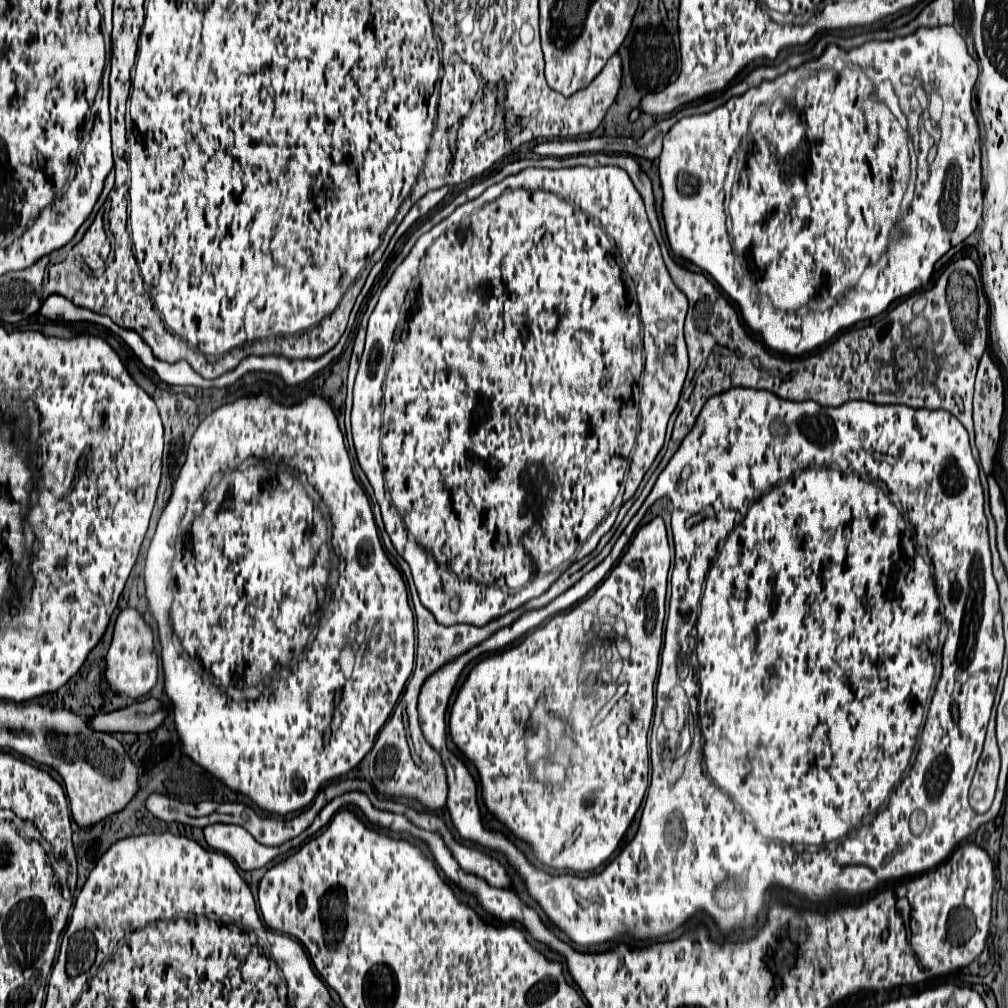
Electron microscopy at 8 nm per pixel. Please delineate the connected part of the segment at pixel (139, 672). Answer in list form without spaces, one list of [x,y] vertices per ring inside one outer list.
[[[122,609],[114,627],[114,639],[106,655],[104,679],[112,693],[126,695],[128,699],[138,699],[146,695],[158,677],[158,657],[152,645],[152,631],[144,623],[142,615],[136,609]]]

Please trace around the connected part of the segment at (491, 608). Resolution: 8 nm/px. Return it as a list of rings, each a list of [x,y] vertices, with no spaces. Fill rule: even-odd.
[[[620,167],[524,169],[488,187],[478,199],[460,205],[450,217],[419,237],[381,290],[370,315],[366,349],[353,387],[351,427],[356,455],[382,509],[384,527],[396,551],[412,569],[422,605],[440,625],[486,625],[490,619],[542,595],[558,579],[558,567],[570,557],[576,555],[582,559],[596,549],[600,537],[614,525],[622,503],[634,495],[626,493],[626,473],[640,485],[644,473],[664,445],[666,425],[676,409],[689,366],[682,333],[686,311],[686,295],[676,289],[664,267],[642,197],[634,189],[628,173]],[[392,361],[394,369],[402,369],[402,377],[418,377],[418,391],[398,391],[388,383]],[[382,383],[388,383],[388,401],[384,399]],[[616,497],[618,509],[614,507]],[[452,601],[458,601],[456,609],[452,609]]]

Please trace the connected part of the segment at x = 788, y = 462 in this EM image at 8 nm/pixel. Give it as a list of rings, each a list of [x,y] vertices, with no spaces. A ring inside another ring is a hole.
[[[738,387],[738,389],[728,389],[726,393],[718,393],[718,397],[710,397],[710,401],[706,401],[706,405],[702,407],[702,413],[698,415],[698,419],[696,419],[696,423],[694,423],[694,429],[690,429],[690,433],[682,439],[682,443],[680,443],[680,447],[678,447],[678,451],[674,453],[674,457],[670,459],[670,463],[666,465],[666,469],[660,473],[660,477],[657,478],[655,485],[652,488],[652,491],[644,501],[642,507],[638,510],[636,515],[631,519],[628,523],[626,529],[624,529],[622,535],[620,535],[620,539],[618,539],[612,550],[610,555],[600,563],[600,565],[596,565],[590,573],[586,573],[576,585],[572,585],[568,591],[564,591],[562,595],[558,595],[552,603],[548,603],[548,605],[544,605],[544,607],[540,607],[540,609],[532,609],[532,611],[526,611],[526,613],[522,613],[512,625],[508,625],[508,627],[502,627],[498,633],[494,633],[494,635],[490,635],[486,641],[482,641],[478,647],[474,647],[474,649],[468,649],[466,653],[462,653],[462,657],[456,657],[450,665],[444,665],[442,669],[438,669],[438,673],[434,673],[434,675],[430,675],[428,679],[426,679],[426,685],[422,685],[422,689],[420,689],[420,695],[418,695],[418,717],[420,717],[420,727],[422,727],[422,733],[424,733],[424,737],[426,737],[426,741],[430,743],[430,747],[432,749],[438,749],[438,755],[442,757],[442,763],[444,763],[444,769],[446,769],[446,783],[448,783],[448,799],[446,799],[446,809],[448,809],[448,813],[450,813],[450,819],[452,819],[452,825],[454,825],[454,829],[456,829],[456,833],[460,835],[460,839],[462,841],[470,841],[470,843],[474,843],[474,845],[478,845],[478,847],[486,847],[486,849],[490,849],[490,851],[498,851],[498,853],[502,853],[504,857],[506,857],[506,861],[508,861],[508,865],[510,865],[510,869],[522,879],[522,883],[524,883],[524,887],[528,889],[528,895],[536,901],[536,905],[544,911],[544,915],[548,917],[548,921],[556,927],[556,929],[560,929],[562,933],[566,933],[566,937],[568,937],[568,941],[570,943],[574,943],[574,945],[578,945],[578,947],[584,947],[584,949],[588,949],[588,947],[592,947],[592,945],[602,945],[602,943],[610,943],[610,941],[620,941],[620,937],[622,937],[622,931],[626,931],[626,935],[630,937],[630,939],[634,939],[634,941],[658,941],[658,939],[662,939],[662,937],[666,937],[666,935],[670,935],[670,933],[674,933],[678,927],[682,927],[686,921],[690,921],[692,917],[698,917],[698,915],[708,915],[714,923],[716,923],[716,927],[720,929],[724,937],[729,937],[731,933],[738,931],[740,929],[745,928],[755,928],[758,922],[761,921],[762,917],[765,915],[766,907],[767,907],[767,895],[770,891],[774,891],[774,889],[788,889],[788,891],[792,891],[792,893],[796,893],[798,897],[802,897],[802,899],[806,899],[806,901],[810,901],[810,903],[828,903],[828,901],[832,901],[832,899],[858,899],[858,897],[862,897],[862,895],[872,895],[876,889],[880,889],[880,887],[884,887],[884,885],[888,885],[888,883],[898,883],[898,881],[904,881],[904,879],[912,879],[912,877],[918,877],[918,875],[922,875],[922,873],[928,873],[930,869],[936,869],[938,865],[942,865],[952,853],[954,853],[954,849],[958,849],[964,841],[968,841],[968,837],[972,837],[984,823],[988,823],[988,821],[992,821],[996,815],[998,815],[998,811],[1000,811],[1000,805],[1002,803],[994,803],[992,805],[992,809],[988,811],[988,813],[984,813],[984,815],[978,815],[978,813],[974,813],[972,811],[972,807],[968,805],[968,787],[970,787],[970,781],[972,781],[972,775],[974,775],[974,769],[976,769],[976,763],[978,763],[979,757],[981,756],[983,750],[983,743],[985,741],[986,735],[986,725],[988,725],[988,719],[990,719],[990,711],[992,711],[992,703],[994,703],[994,693],[996,693],[996,685],[998,685],[998,677],[1000,677],[1001,670],[1002,670],[1002,662],[1004,657],[1004,632],[1003,632],[1003,617],[1002,613],[1000,613],[1000,605],[999,605],[999,590],[996,587],[996,580],[993,575],[992,570],[992,555],[990,549],[988,549],[988,531],[986,531],[986,517],[984,517],[984,493],[982,493],[982,485],[980,485],[980,479],[978,479],[978,465],[976,465],[976,461],[974,461],[974,457],[972,457],[972,453],[970,453],[970,443],[968,443],[968,431],[964,429],[964,425],[952,415],[952,413],[948,413],[948,411],[930,411],[930,409],[912,409],[912,407],[906,407],[906,405],[874,405],[874,403],[866,403],[866,401],[848,401],[846,405],[840,405],[840,407],[830,407],[830,409],[826,409],[826,407],[822,407],[822,405],[818,405],[816,401],[802,401],[802,403],[796,403],[796,401],[786,401],[786,399],[778,399],[778,395],[774,395],[774,393],[768,393],[768,391],[762,391],[762,389],[742,389],[742,387]],[[886,493],[894,499],[894,501],[898,501],[899,505],[901,505],[902,509],[907,512],[908,514],[908,521],[913,529],[908,529],[908,525],[906,525],[906,519],[902,517],[902,513],[898,511],[898,507],[892,503],[892,499],[890,497],[886,497]],[[662,497],[667,497],[668,499],[672,499],[672,531],[674,531],[674,549],[676,549],[676,563],[674,563],[674,575],[672,575],[672,599],[670,599],[670,615],[669,611],[666,609],[666,618],[664,623],[664,635],[666,635],[666,641],[664,641],[664,653],[662,653],[661,665],[658,669],[658,677],[656,678],[655,685],[654,685],[654,698],[655,698],[655,706],[654,706],[654,715],[652,716],[652,723],[650,726],[649,736],[648,736],[648,747],[650,739],[653,737],[654,732],[657,727],[662,724],[662,716],[663,711],[666,705],[666,701],[669,698],[670,692],[674,687],[674,684],[681,682],[679,671],[680,669],[689,669],[690,671],[694,671],[694,667],[688,663],[688,657],[690,657],[690,653],[692,651],[696,651],[696,655],[698,655],[698,681],[700,681],[700,693],[698,693],[698,700],[696,696],[691,696],[691,709],[696,710],[698,709],[698,721],[700,721],[700,735],[702,738],[697,738],[695,736],[692,737],[692,744],[687,752],[686,755],[686,769],[684,769],[684,773],[682,773],[682,777],[680,779],[676,779],[674,781],[674,785],[672,785],[672,781],[668,781],[668,777],[662,777],[662,767],[660,767],[660,763],[656,763],[654,765],[654,777],[652,777],[651,782],[651,760],[649,765],[649,777],[648,783],[650,785],[650,789],[648,790],[648,795],[646,795],[646,803],[644,803],[644,813],[642,813],[642,819],[640,819],[640,827],[638,827],[638,833],[636,833],[636,837],[622,849],[622,853],[614,859],[614,861],[610,861],[600,873],[594,873],[594,875],[590,875],[590,877],[576,877],[576,875],[550,875],[550,873],[546,873],[546,871],[542,871],[542,869],[536,869],[536,867],[532,867],[528,861],[526,861],[526,857],[520,853],[520,849],[516,849],[516,845],[512,845],[508,839],[506,839],[506,835],[502,835],[502,833],[494,833],[494,831],[488,831],[484,825],[482,825],[482,819],[480,819],[480,809],[478,809],[478,801],[476,801],[476,781],[474,781],[474,777],[470,775],[470,771],[466,769],[466,765],[464,765],[464,761],[456,755],[456,753],[452,753],[446,745],[448,745],[448,731],[446,731],[446,719],[444,719],[444,713],[446,713],[446,707],[448,707],[448,697],[450,697],[450,693],[452,693],[452,689],[454,689],[454,685],[456,685],[456,681],[458,681],[458,677],[460,677],[460,673],[462,673],[462,669],[474,659],[474,657],[478,657],[478,655],[482,655],[482,653],[486,653],[486,651],[498,651],[498,649],[504,649],[508,643],[512,643],[512,641],[516,641],[516,639],[520,639],[524,633],[528,633],[530,629],[534,629],[534,627],[538,627],[542,621],[546,621],[548,617],[552,617],[552,615],[556,615],[556,613],[560,613],[560,611],[566,611],[566,609],[570,609],[572,605],[576,605],[578,601],[582,601],[596,585],[599,585],[600,582],[604,580],[610,570],[613,568],[615,563],[618,561],[618,558],[624,552],[624,548],[628,545],[631,541],[633,533],[636,532],[636,529],[639,527],[639,524],[644,517],[646,511],[654,504],[656,499],[660,499]],[[914,527],[916,527],[916,531],[918,533],[922,533],[924,535],[924,545],[928,547],[928,553],[930,553],[930,559],[932,561],[927,561],[922,559],[920,555],[918,555],[918,551],[916,551],[916,537],[914,537]],[[930,533],[944,533],[944,541],[940,541],[940,547],[936,545],[936,541],[930,541]],[[726,537],[726,541],[724,541],[724,545],[722,545],[722,549],[718,551],[718,557],[716,557],[716,561],[714,561],[714,565],[710,567],[710,561],[712,561],[712,557],[716,555],[716,545],[718,545],[718,541],[720,539],[724,539]],[[692,629],[698,629],[698,645],[696,645],[696,639],[692,637]],[[942,650],[942,673],[940,673],[940,677],[942,680],[937,681],[932,701],[927,713],[926,717],[926,705],[928,705],[928,697],[930,697],[930,689],[932,689],[932,669],[936,669],[936,654],[940,655]],[[918,737],[920,737],[920,747],[916,757],[916,763],[914,763],[914,767],[910,769],[910,773],[908,773],[908,777],[904,777],[902,779],[902,775],[904,775],[904,771],[906,771],[906,767],[908,767],[908,763],[910,763],[910,757],[912,757],[912,751],[914,751],[914,745],[916,745],[916,741],[918,741]],[[834,841],[838,841],[838,845],[836,845],[836,849],[834,851],[828,851],[828,849],[822,849],[826,843],[834,843]],[[726,875],[730,875],[730,877],[736,877],[738,881],[740,881],[740,885],[742,885],[742,903],[738,903],[738,907],[734,907],[734,909],[728,909],[728,911],[722,911],[716,903],[714,903],[714,889],[716,889],[716,885],[726,877]]]

